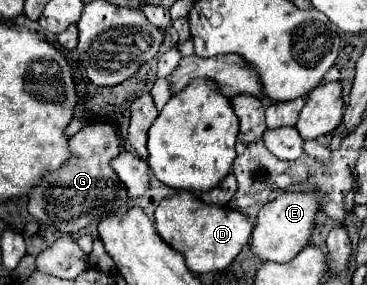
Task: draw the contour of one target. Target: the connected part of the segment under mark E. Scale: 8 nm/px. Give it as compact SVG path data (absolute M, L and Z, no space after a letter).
M283 192L273 202L267 202L259 214L255 228L251 232L251 252L261 260L271 262L285 262L291 260L301 248L309 242L313 230L315 230L315 218L317 218L317 196L313 192Z

